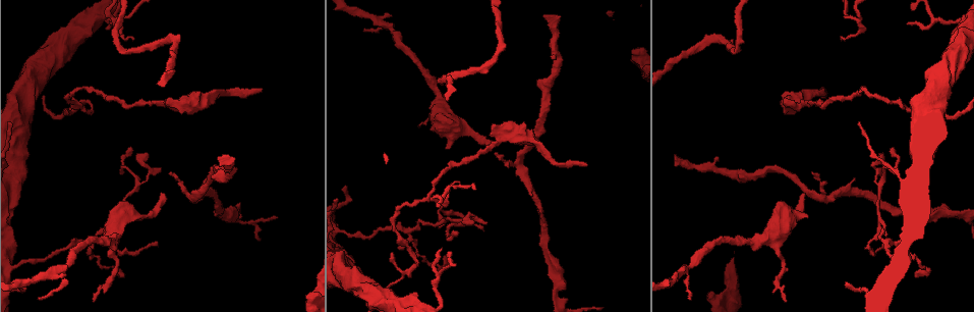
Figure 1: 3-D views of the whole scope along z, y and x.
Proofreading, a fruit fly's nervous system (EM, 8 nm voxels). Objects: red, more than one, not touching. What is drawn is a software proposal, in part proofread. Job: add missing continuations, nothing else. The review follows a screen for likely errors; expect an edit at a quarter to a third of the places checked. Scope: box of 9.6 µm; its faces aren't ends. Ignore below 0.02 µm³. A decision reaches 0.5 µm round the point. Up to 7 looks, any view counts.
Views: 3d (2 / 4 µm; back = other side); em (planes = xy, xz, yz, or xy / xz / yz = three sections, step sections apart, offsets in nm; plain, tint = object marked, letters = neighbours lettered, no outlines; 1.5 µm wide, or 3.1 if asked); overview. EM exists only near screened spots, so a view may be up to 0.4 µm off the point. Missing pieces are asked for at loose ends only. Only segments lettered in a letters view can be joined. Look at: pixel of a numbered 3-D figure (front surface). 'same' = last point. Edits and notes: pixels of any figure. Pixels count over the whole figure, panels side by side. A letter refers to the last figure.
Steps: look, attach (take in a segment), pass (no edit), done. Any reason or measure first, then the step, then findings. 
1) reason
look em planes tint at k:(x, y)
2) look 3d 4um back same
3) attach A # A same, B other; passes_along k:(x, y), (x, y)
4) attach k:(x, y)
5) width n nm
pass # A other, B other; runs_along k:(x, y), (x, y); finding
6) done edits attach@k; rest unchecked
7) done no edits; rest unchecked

long arm stops here
look em planes tint at 1:(676, 155)

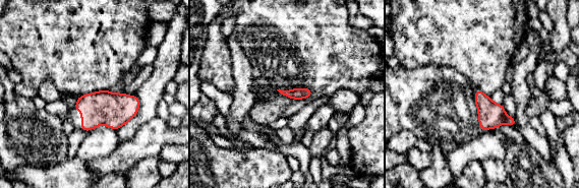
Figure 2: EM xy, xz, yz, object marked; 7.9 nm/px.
what lies round it
look em planes letters same

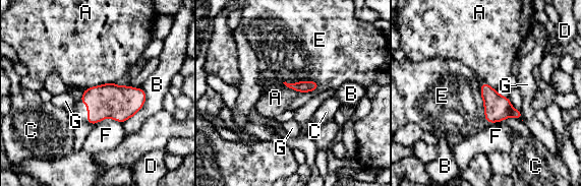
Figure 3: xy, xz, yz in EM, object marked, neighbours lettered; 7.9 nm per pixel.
longest_contact B 320 nm
attach E # A other, B other, C other, D other, E same, F other, G other; passes_along 3:(303, 86), (308, 81), (305, 50); the neuron continues

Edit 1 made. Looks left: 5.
look overview

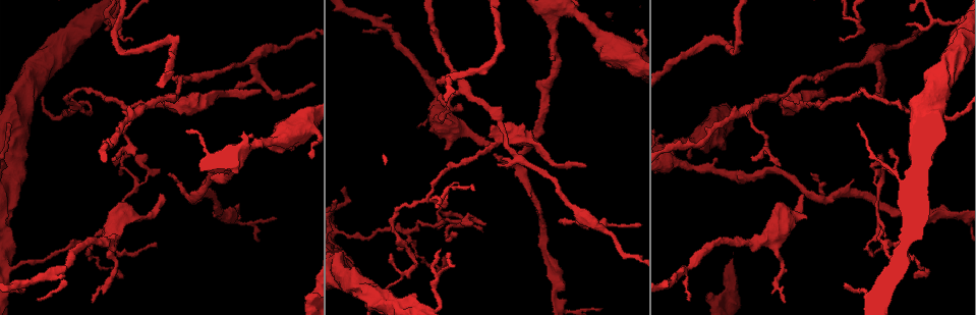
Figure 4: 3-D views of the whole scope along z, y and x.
an open end
look em planes tint at 4:(484, 143)

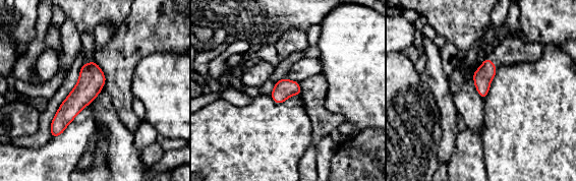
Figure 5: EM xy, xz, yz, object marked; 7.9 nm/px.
look em planes letters same

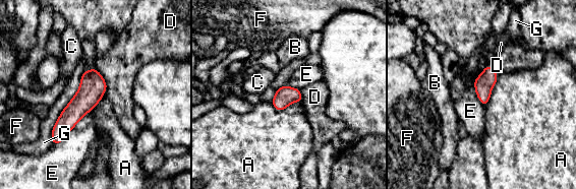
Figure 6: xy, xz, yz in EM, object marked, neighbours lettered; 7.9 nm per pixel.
width 150 nm
pass # A other, B other, C other, D other, E other, F other, G other; border 6:(84, 71), (53, 127), (51, 143); no lettered segment goes on from it

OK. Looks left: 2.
free end
look em yz step 4 letters at 4:(121, 276)

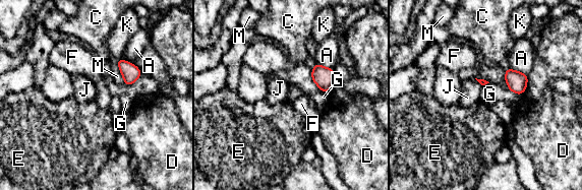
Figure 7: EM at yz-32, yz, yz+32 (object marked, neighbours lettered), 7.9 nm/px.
cut it another way
look em planes letters same

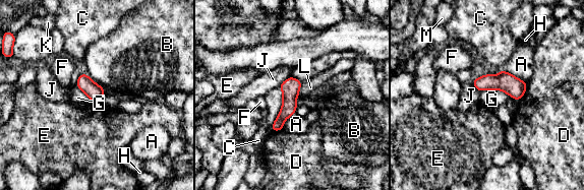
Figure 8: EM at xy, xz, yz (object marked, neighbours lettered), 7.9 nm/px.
pass # A other, B other, C other, D other, E other, F other, G other, H other, J other, K other, L other, M other; runs_along 8:(291, 79), (289, 108), (274, 128); no lettered segment goes on from it

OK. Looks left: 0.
done edits attach@3; rest unchecked

